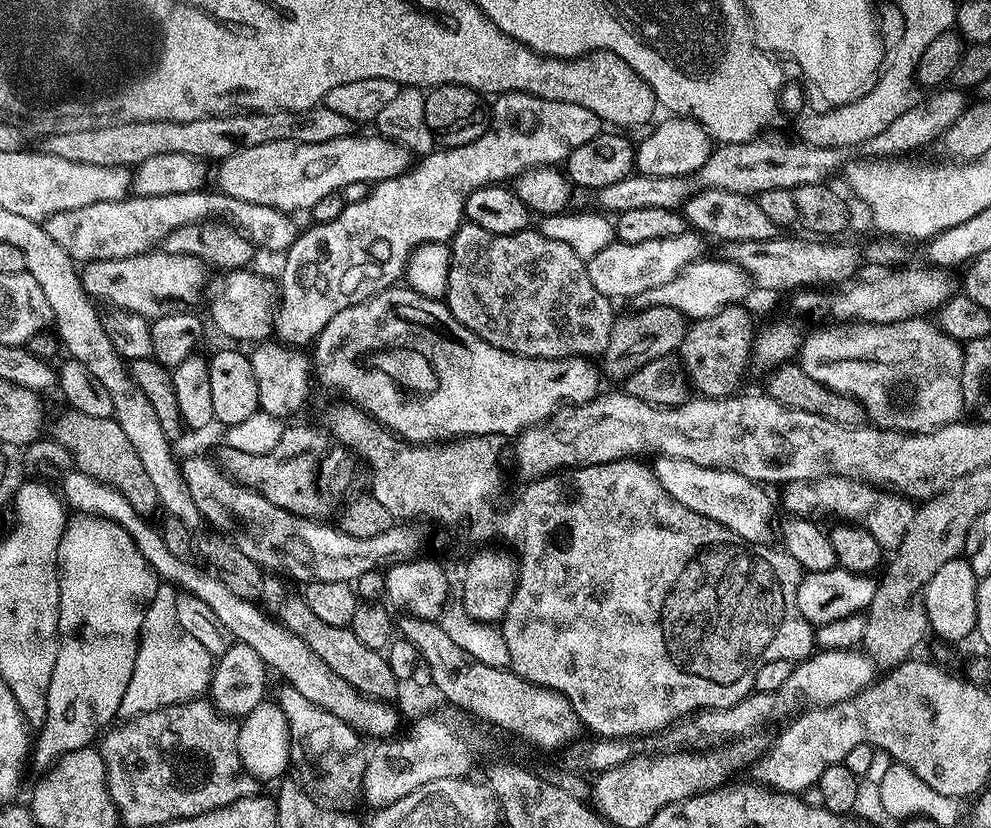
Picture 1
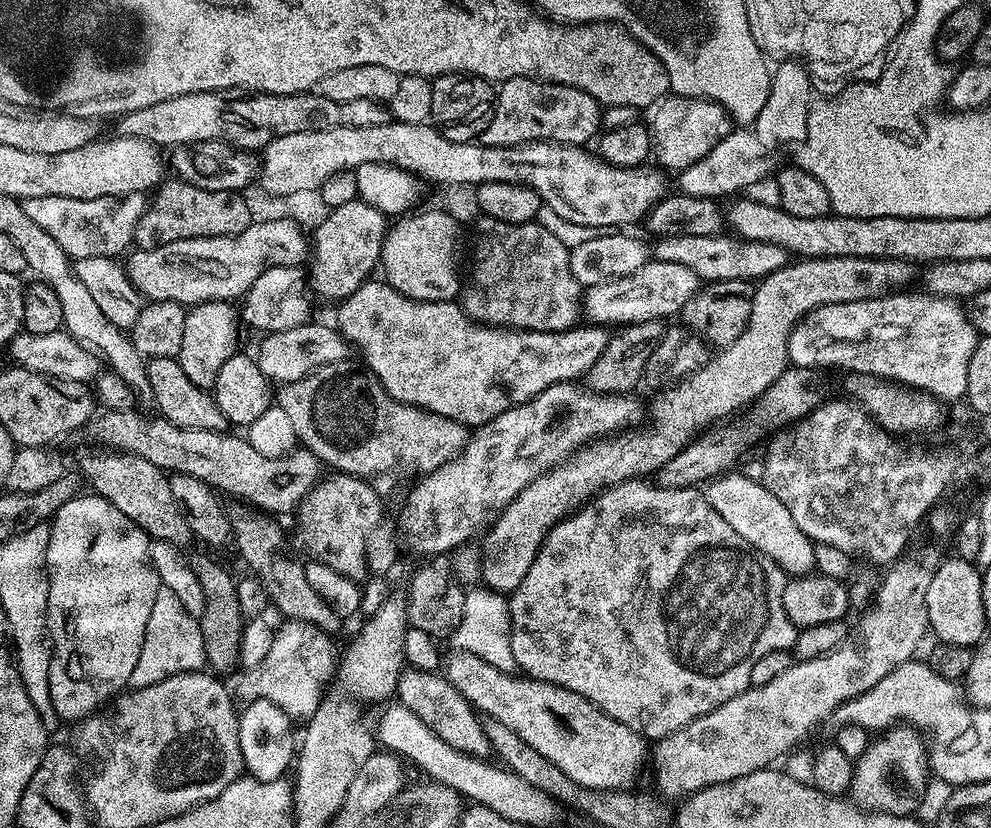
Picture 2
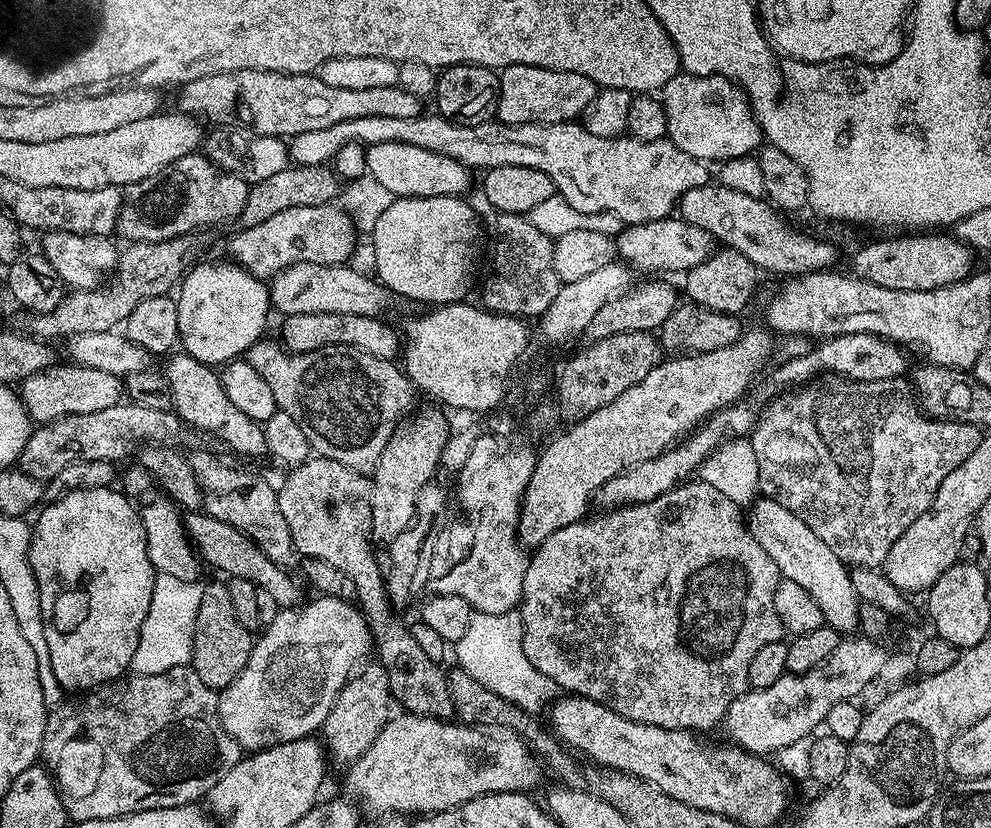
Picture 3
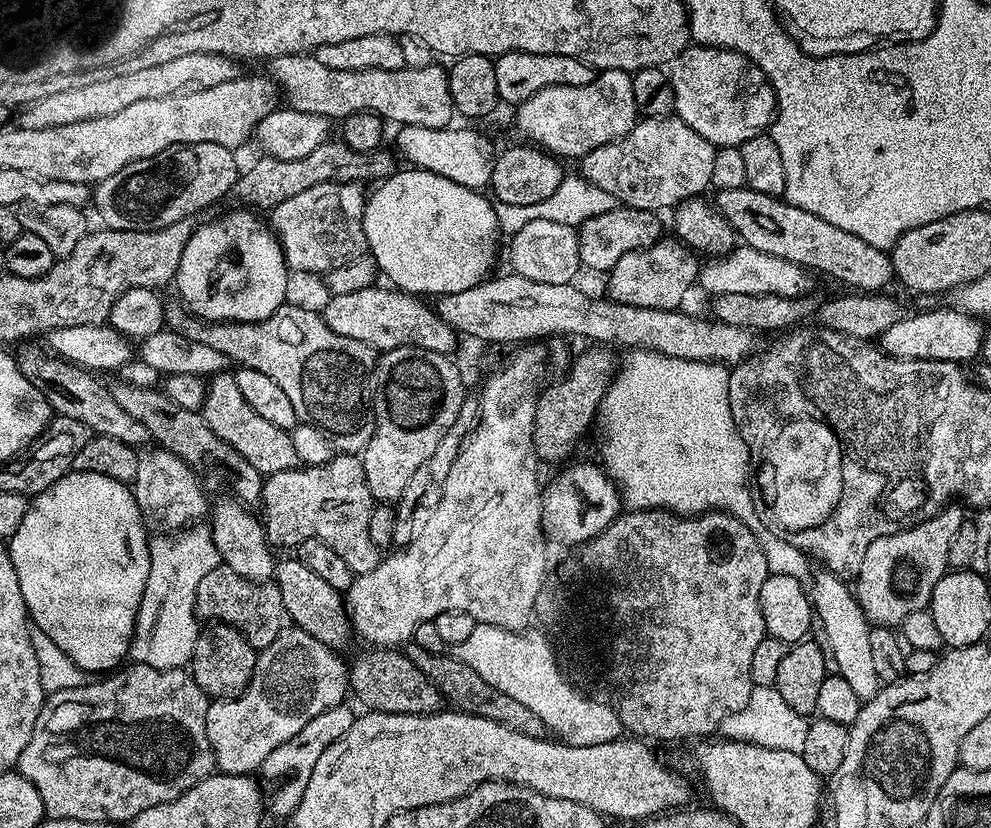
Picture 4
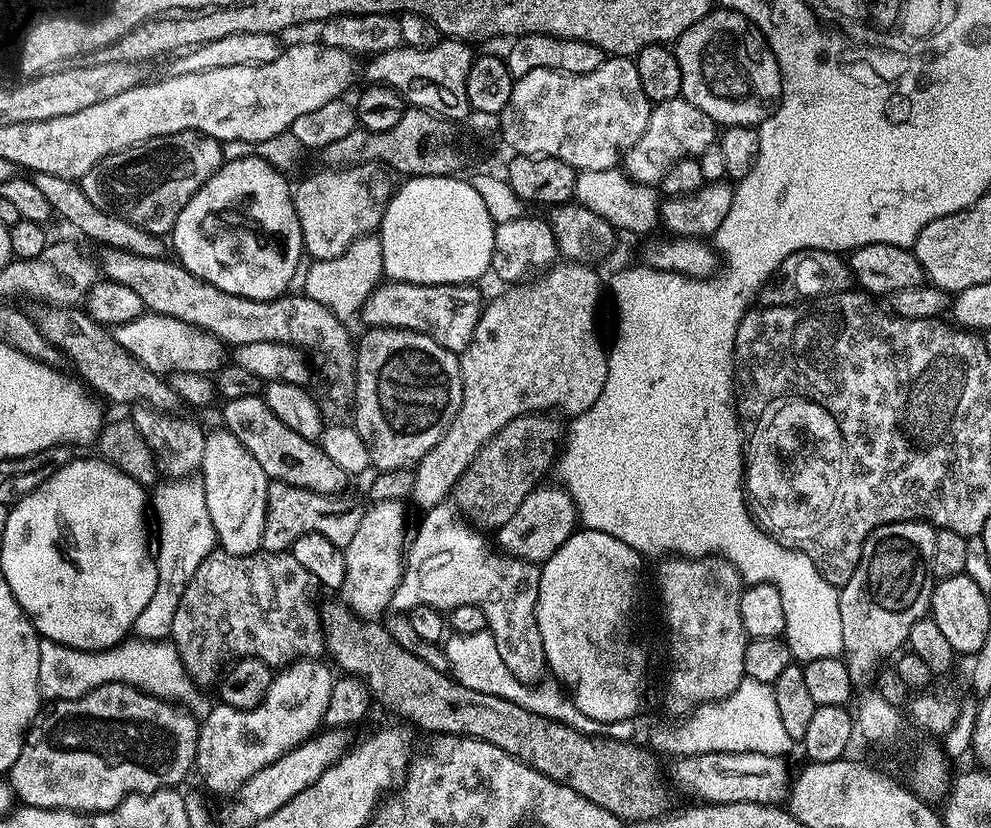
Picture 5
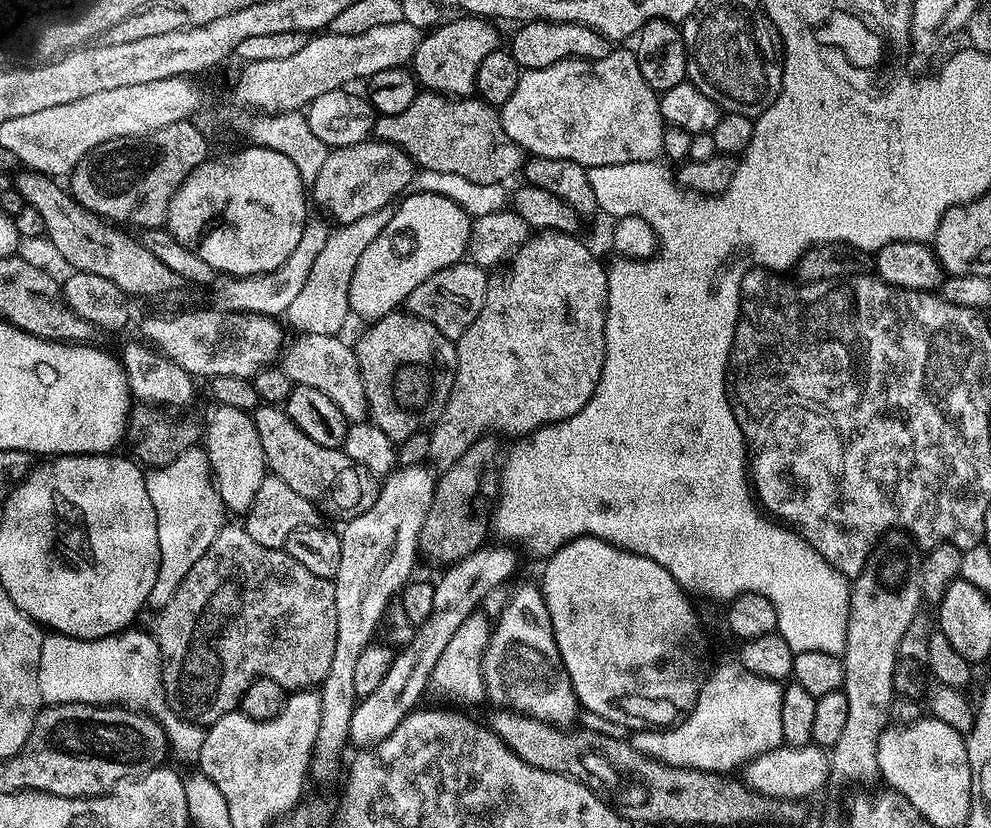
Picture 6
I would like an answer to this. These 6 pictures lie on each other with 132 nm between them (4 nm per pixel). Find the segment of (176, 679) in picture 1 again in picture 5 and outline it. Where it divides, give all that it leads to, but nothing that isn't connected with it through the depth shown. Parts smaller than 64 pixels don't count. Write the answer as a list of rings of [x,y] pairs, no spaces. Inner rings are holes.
[[[176,478],[171,482],[160,482],[155,485],[154,491],[150,496],[150,508],[156,511],[156,520],[154,516],[154,528],[160,531],[160,549],[157,547],[154,552],[154,559],[156,561],[156,569],[158,570],[158,586],[154,586],[154,594],[150,597],[150,602],[142,609],[142,614],[138,614],[138,618],[134,622],[132,632],[141,640],[165,640],[167,641],[172,634],[172,627],[174,626],[174,613],[178,611],[178,602],[182,602],[182,594],[186,590],[186,586],[190,582],[190,578],[194,578],[194,570],[198,570],[198,566],[202,566],[202,562],[206,557],[213,552],[217,547],[216,531],[214,530],[214,522],[210,522],[210,510],[206,510],[206,494],[204,493],[204,482],[199,478]]]

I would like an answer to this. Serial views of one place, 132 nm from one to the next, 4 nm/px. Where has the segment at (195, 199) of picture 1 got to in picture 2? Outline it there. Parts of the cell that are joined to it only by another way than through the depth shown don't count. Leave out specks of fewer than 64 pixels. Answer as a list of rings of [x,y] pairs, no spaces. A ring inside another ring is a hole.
[[[142,192],[106,198],[58,198],[50,194],[46,198],[26,198],[22,203],[26,215],[42,226],[69,258],[78,261],[103,256],[116,258],[121,255],[119,252],[127,253],[133,247],[134,230],[146,209],[146,196]]]

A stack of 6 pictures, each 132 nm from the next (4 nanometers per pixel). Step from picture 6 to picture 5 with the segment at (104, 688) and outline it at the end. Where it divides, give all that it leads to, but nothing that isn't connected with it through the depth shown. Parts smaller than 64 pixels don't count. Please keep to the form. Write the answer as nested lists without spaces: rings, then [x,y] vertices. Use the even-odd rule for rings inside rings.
[[[125,638],[113,648],[101,652],[74,650],[53,640],[41,639],[38,646],[38,682],[40,695],[45,701],[82,698],[90,690],[103,684],[129,684],[152,696],[175,700],[184,705],[193,716],[207,716],[210,701],[186,670],[175,644],[165,640]]]

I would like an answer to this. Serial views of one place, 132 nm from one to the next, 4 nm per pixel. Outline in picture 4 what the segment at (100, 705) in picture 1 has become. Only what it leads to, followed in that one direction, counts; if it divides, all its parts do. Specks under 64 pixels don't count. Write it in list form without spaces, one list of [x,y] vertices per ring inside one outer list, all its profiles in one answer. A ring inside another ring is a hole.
[[[73,471],[31,497],[26,518],[22,518],[18,530],[7,541],[31,623],[82,671],[108,674],[119,669],[120,659],[128,656],[138,606],[150,574],[149,543],[149,529],[129,485],[106,478],[106,474]]]

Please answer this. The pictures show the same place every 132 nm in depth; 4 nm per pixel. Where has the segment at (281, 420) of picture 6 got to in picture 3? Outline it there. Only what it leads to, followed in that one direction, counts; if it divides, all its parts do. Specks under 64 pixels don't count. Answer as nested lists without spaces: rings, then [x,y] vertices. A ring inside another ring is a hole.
[[[183,350],[169,355],[167,360],[168,365],[163,365],[162,371],[170,386],[172,408],[189,429],[197,428],[200,432],[217,436],[230,451],[237,452],[240,456],[263,457],[267,453],[261,421],[249,418],[231,404],[230,398],[226,398],[226,390],[222,390],[220,373],[213,365],[198,362]]]

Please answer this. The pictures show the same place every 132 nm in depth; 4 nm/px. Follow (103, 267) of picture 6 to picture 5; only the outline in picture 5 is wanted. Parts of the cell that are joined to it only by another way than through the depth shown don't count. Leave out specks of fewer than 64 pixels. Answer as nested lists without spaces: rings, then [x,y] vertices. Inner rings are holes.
[[[120,250],[108,254],[108,264],[105,275],[107,279],[121,282],[129,286],[134,294],[142,298],[147,311],[160,313],[163,316],[174,317],[211,336],[217,336],[221,342],[228,346],[235,346],[250,342],[270,342],[289,344],[289,346],[303,350],[305,353],[313,352],[320,359],[325,368],[320,380],[324,383],[324,393],[319,394],[320,413],[326,418],[344,418],[349,415],[356,398],[356,345],[354,336],[348,333],[349,325],[337,318],[322,302],[314,302],[309,296],[303,294],[285,294],[277,300],[251,300],[234,294],[226,294],[226,290],[218,290],[218,286],[210,286],[206,281],[186,271],[177,261],[168,261],[165,257],[136,255],[133,252]]]

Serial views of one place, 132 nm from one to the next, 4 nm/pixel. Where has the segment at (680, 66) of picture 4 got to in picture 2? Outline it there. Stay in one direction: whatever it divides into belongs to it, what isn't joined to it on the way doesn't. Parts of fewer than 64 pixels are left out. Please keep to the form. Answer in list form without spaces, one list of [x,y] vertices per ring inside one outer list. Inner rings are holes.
[[[672,94],[655,105],[652,114],[651,155],[654,160],[656,156],[655,163],[661,169],[679,170],[686,166],[694,166],[698,158],[706,158],[706,154],[710,154],[710,150],[713,150],[714,146],[722,142],[734,129],[732,117],[721,104],[716,104],[713,100]]]

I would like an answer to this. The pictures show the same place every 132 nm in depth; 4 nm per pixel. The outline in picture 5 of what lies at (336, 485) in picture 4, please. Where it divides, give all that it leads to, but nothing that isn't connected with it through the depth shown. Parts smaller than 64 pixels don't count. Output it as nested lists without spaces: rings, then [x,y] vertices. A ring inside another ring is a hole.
[[[281,480],[271,481],[266,494],[266,522],[262,530],[261,549],[265,552],[289,551],[295,540],[302,538],[302,534],[311,532],[330,538],[334,546],[344,549],[350,538],[354,538],[366,511],[365,505],[360,505],[354,497],[348,495],[311,492],[305,488],[290,486]]]

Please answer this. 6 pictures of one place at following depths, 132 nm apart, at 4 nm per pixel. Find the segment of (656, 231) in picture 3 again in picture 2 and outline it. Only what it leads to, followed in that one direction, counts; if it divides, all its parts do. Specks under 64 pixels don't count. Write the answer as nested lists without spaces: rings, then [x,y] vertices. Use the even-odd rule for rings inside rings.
[[[686,234],[685,236],[666,236],[659,241],[659,259],[666,262],[678,262],[690,270],[694,270],[701,281],[714,280],[746,280],[759,282],[765,276],[774,274],[774,270],[782,270],[790,262],[790,253],[774,242],[758,242],[757,240],[741,240],[735,234]]]

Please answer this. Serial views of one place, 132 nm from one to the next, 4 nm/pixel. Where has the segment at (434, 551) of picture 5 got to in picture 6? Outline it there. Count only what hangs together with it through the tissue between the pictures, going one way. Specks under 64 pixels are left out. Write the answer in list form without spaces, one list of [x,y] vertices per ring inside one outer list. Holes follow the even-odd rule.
[[[524,584],[521,588],[512,588],[508,601],[506,602],[502,614],[498,617],[495,617],[494,627],[491,629],[490,635],[488,637],[488,652],[491,655],[500,656],[500,672],[489,671],[484,678],[484,691],[486,693],[487,699],[490,701],[493,700],[493,705],[510,708],[513,712],[523,712],[526,716],[533,716],[539,720],[548,720],[552,724],[559,724],[561,726],[568,726],[573,723],[572,720],[578,713],[578,701],[576,698],[576,691],[572,688],[572,683],[570,678],[566,674],[566,666],[562,662],[562,654],[558,654],[558,642],[554,642],[554,630],[552,629],[552,623],[550,622],[550,614],[546,610],[546,602],[544,601],[544,593],[539,587],[536,588],[532,584]]]

